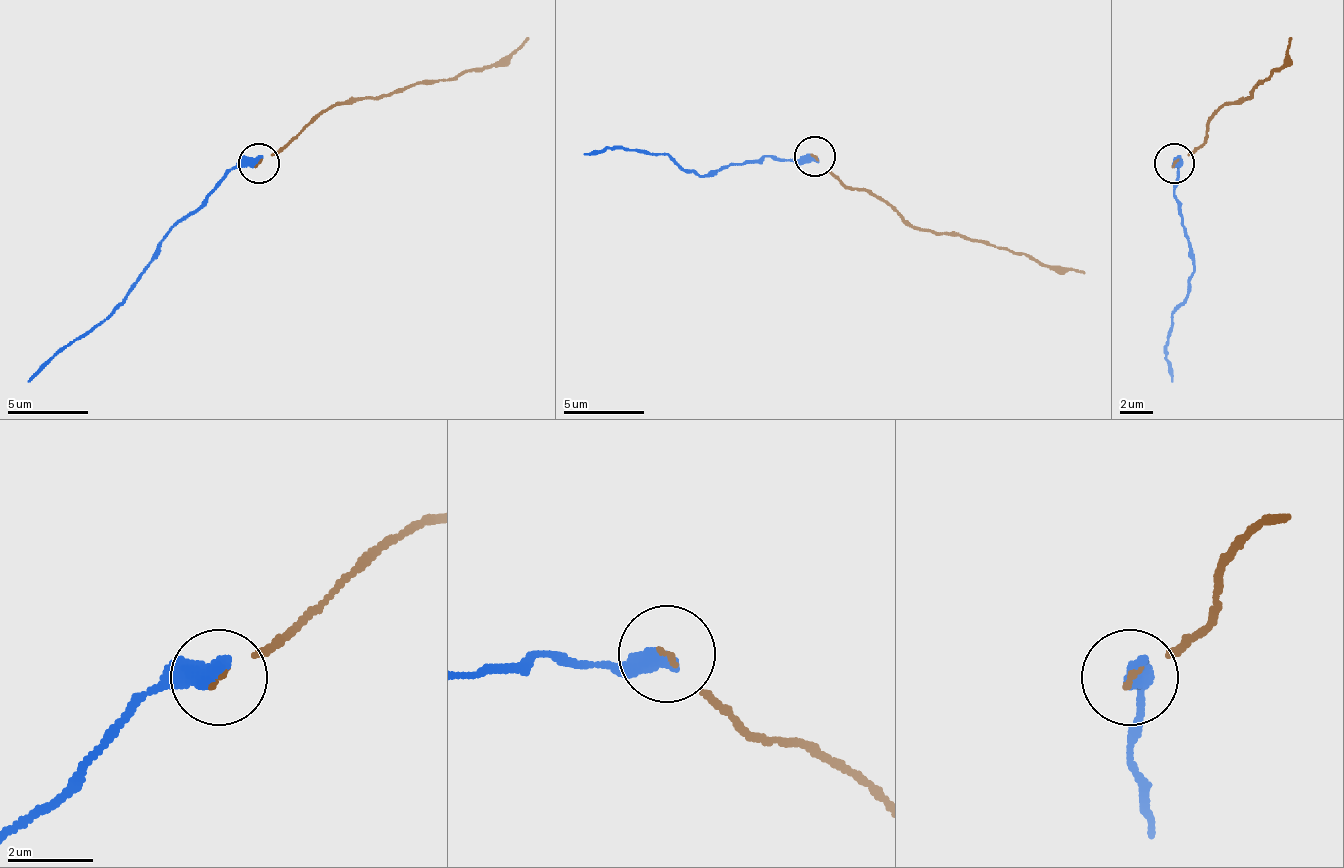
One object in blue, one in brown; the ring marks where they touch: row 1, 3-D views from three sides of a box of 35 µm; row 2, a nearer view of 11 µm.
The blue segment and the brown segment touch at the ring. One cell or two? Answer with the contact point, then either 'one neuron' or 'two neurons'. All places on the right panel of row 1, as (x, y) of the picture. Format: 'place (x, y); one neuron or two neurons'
place (1174, 163); one neuron

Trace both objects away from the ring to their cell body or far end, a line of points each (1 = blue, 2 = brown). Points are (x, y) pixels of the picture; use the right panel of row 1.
1: (1175, 162), (1179, 166), (1175, 198), (1195, 271), (1187, 300), (1171, 316), (1167, 344), (1171, 381)
2: (1175, 162), (1207, 138), (1207, 121), (1223, 105), (1240, 101), (1284, 65), (1292, 36)

